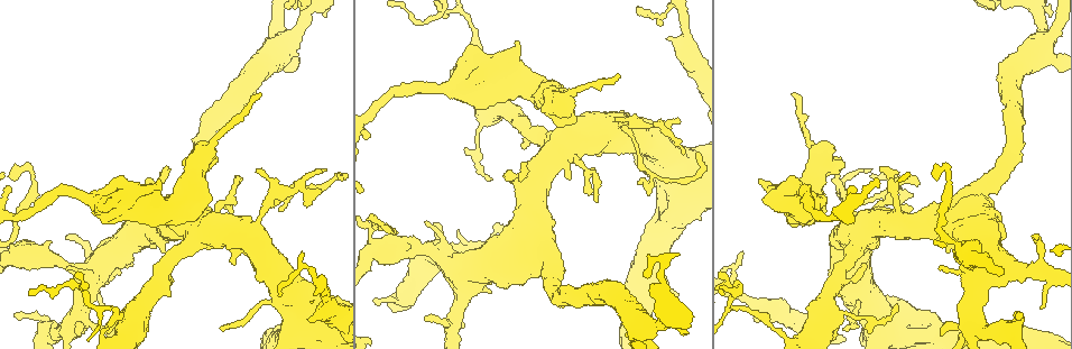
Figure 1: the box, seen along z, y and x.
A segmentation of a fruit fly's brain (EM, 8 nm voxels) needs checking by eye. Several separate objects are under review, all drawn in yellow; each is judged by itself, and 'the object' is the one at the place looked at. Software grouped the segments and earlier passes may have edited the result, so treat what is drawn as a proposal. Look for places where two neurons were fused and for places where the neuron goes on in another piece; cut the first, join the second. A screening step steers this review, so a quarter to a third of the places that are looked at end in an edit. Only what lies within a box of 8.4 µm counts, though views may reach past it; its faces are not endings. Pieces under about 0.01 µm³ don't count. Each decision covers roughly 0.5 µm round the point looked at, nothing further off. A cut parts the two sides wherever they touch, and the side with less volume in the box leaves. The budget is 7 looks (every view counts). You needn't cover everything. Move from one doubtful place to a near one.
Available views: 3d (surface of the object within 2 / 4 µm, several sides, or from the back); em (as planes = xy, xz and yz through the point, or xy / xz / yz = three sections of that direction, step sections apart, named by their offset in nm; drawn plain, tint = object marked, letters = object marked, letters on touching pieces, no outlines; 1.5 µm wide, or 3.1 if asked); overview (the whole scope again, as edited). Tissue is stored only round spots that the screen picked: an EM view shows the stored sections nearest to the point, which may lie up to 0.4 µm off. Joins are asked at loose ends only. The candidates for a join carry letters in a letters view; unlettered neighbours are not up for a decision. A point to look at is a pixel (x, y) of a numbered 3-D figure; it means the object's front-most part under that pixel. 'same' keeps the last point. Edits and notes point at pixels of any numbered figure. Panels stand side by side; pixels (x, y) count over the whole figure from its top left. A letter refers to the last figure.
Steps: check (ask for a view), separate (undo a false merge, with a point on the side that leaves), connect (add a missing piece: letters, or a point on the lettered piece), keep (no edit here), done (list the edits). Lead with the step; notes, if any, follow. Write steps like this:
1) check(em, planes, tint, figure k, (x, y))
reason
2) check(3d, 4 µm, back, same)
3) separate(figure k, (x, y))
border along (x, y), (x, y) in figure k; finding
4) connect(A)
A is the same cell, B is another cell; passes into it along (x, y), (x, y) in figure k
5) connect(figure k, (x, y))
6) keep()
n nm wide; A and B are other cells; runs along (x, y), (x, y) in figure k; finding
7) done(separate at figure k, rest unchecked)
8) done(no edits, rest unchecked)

check(em, planes, plain, figure 1, (618, 121))
tapers out

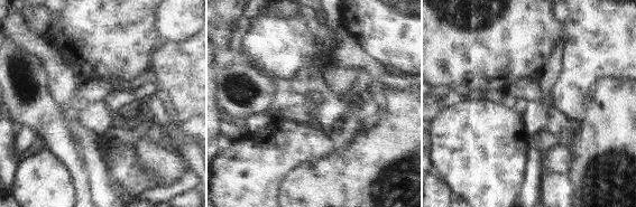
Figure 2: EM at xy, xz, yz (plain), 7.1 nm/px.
check(em, planes, letters, same)
what lies round it

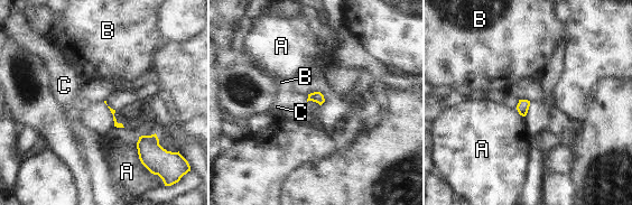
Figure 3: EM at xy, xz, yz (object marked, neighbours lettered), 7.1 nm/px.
connect(C)
C is the same cell, A and B are other cells; passes into it along (316, 96), (307, 99), (285, 98) in figure 3; it goes on there

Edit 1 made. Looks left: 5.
check(em, xy, step 8, letters, figure 1, (326, 170))
free end

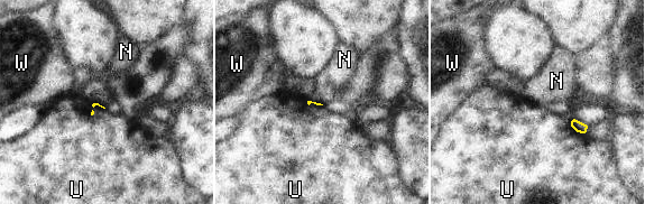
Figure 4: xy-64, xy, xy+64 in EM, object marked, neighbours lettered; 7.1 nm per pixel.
keep()
N, U and W are other cells; border along (570, 122), (577, 131), (584, 133) in figure 4; no lettered piece goes on from it

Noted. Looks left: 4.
check(3d, 2 µm, back, figure 1, (758, 178))
an open end

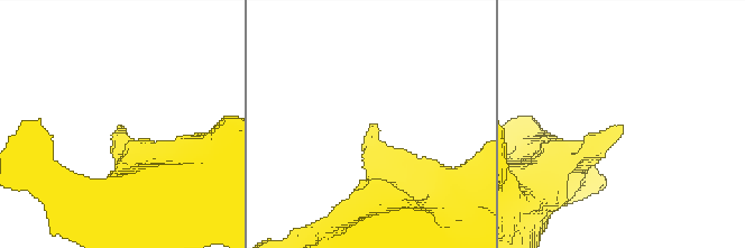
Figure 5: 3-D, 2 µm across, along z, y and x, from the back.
check(em, planes, tint, figure 5, (622, 125))

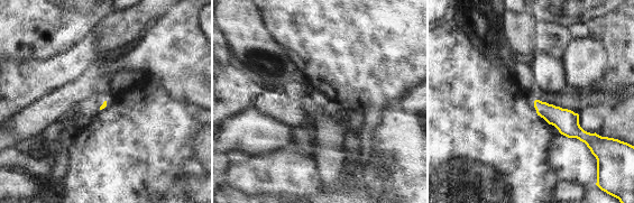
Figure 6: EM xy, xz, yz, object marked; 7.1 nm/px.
check(em, planes, letters, same)
see the neighbours

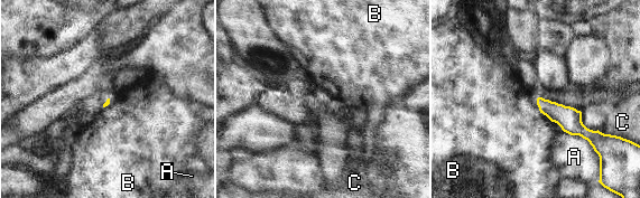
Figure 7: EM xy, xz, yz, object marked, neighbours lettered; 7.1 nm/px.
keep()
A, B and C are other cells; border along (537, 97), (538, 109), (552, 122) in figure 7; no lettered piece goes on from it

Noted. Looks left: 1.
done(connect at figure 3, rest unchecked)

